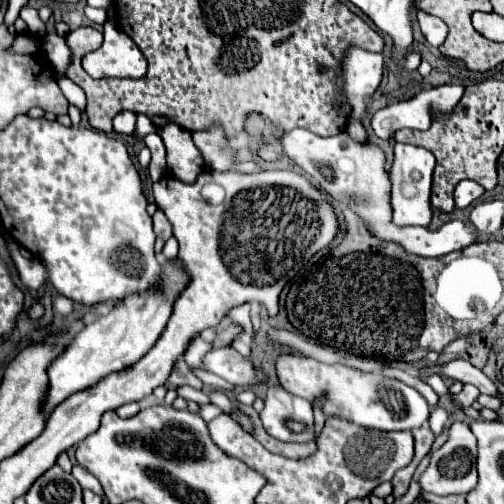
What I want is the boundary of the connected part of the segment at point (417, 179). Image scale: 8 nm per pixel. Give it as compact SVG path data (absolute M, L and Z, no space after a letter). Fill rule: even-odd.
M394 145L394 165L388 171L390 183L392 183L392 223L406 227L406 225L422 225L426 227L432 221L432 209L430 209L430 185L432 185L432 171L434 171L436 159L434 155L424 147L414 145Z

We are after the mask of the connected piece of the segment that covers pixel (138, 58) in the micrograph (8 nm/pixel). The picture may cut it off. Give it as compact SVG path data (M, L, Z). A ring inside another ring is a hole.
M110 21L104 23L104 43L98 51L82 59L86 73L94 79L102 77L132 77L140 79L146 73L146 59L136 43Z

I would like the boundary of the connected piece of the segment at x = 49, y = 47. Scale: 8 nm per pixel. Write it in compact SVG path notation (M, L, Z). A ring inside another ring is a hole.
M46 35L44 41L42 41L42 49L46 51L46 57L48 61L54 65L54 69L64 75L68 65L72 63L72 51L68 49L68 43L64 37L60 35Z

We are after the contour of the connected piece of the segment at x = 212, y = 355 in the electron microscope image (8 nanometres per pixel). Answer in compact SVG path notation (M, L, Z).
M210 349L204 355L204 369L226 379L232 385L254 385L264 379L264 371L252 359L242 357L236 349Z

